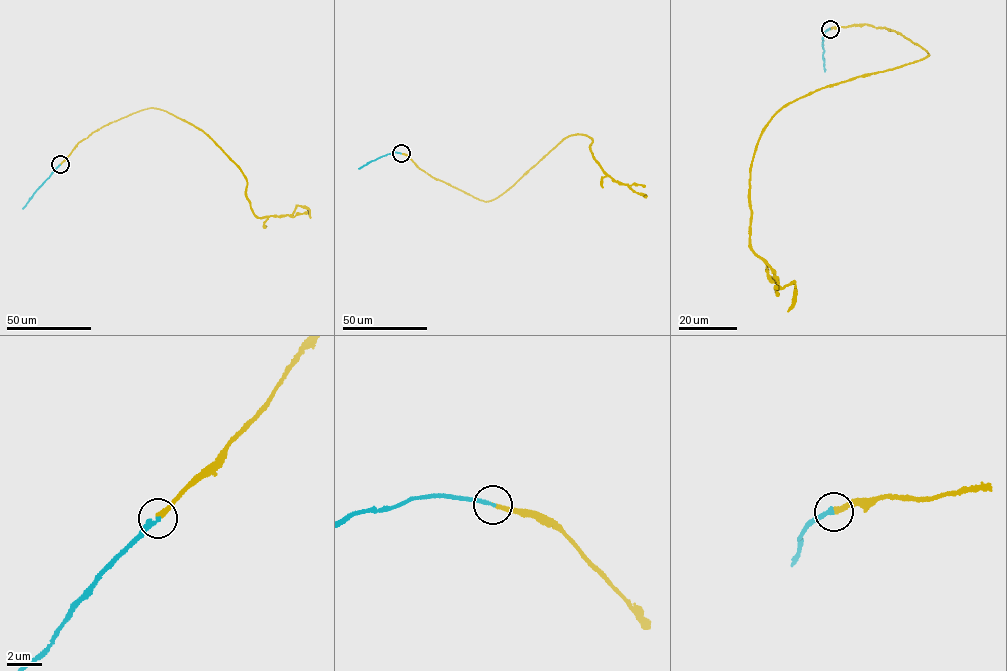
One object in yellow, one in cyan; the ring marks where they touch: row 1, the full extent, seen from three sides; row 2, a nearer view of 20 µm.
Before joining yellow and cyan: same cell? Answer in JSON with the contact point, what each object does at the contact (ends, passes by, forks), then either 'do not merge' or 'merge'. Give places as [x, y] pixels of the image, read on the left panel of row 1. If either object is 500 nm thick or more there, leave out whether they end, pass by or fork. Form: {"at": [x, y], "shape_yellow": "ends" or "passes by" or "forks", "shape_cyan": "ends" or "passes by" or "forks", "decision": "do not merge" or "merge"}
{"at": [60, 164], "shape_yellow": "ends", "shape_cyan": "ends", "decision": "merge"}

